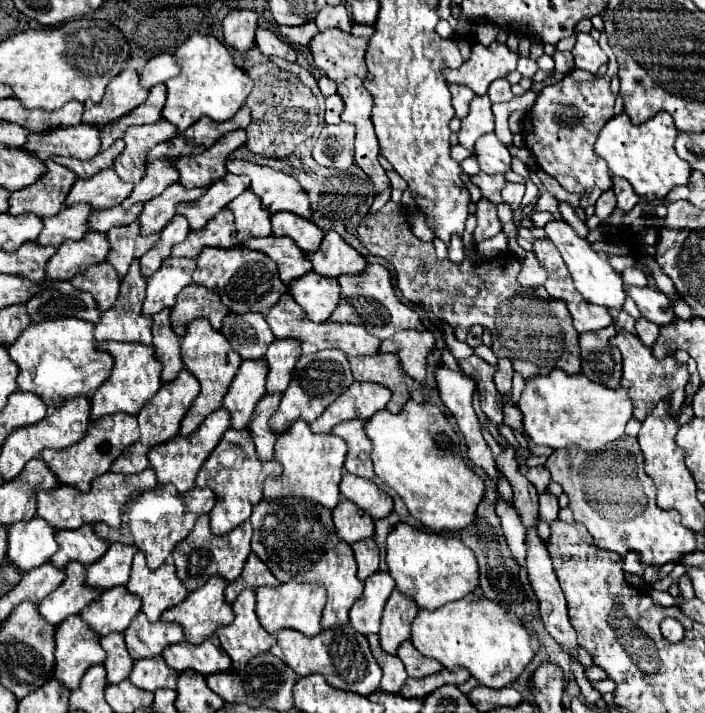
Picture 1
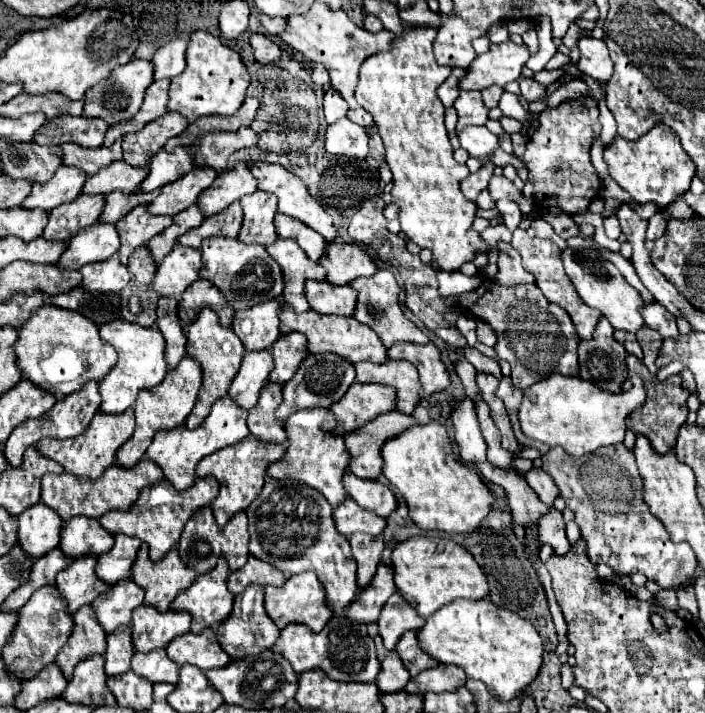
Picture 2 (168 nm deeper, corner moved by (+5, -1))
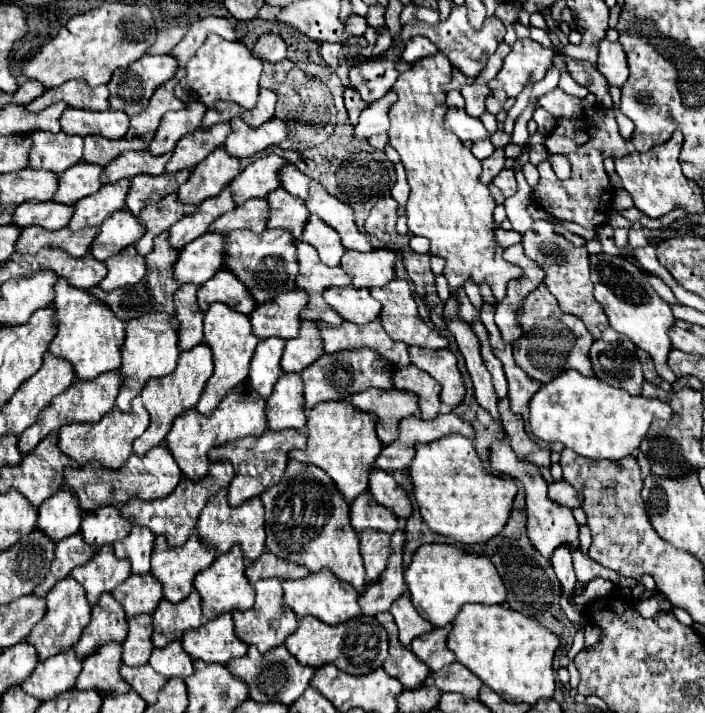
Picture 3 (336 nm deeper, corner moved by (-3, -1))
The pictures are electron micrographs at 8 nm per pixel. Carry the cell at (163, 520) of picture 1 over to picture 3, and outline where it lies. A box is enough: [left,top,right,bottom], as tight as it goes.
[121,463,235,547]

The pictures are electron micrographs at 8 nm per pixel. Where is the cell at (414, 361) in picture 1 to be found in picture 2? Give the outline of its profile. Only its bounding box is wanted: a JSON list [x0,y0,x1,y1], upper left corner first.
[389,343,451,397]

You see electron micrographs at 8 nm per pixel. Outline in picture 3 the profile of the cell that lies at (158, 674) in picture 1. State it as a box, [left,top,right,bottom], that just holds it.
[149,641,193,677]

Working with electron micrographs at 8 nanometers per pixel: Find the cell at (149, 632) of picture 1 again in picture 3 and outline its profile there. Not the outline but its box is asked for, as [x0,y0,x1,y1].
[153,591,201,647]

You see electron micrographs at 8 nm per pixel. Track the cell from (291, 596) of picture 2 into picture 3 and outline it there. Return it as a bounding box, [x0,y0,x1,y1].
[283,569,361,625]

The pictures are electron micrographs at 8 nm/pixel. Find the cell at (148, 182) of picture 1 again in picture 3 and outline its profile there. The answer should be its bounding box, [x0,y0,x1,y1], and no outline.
[165,123,229,173]

